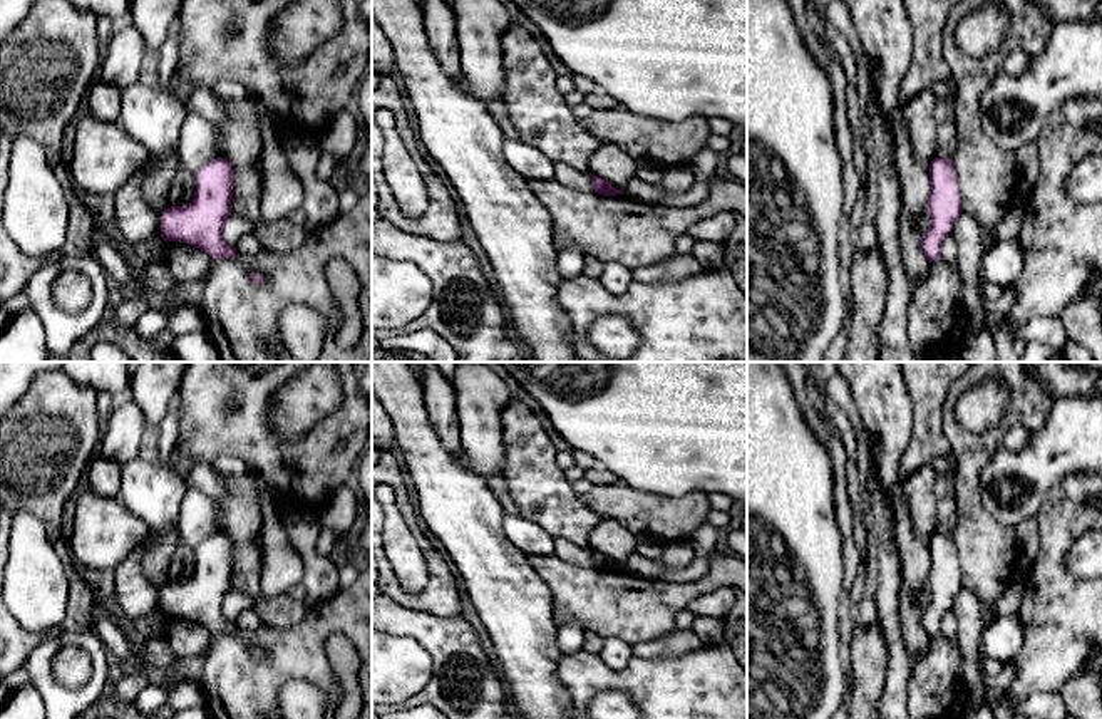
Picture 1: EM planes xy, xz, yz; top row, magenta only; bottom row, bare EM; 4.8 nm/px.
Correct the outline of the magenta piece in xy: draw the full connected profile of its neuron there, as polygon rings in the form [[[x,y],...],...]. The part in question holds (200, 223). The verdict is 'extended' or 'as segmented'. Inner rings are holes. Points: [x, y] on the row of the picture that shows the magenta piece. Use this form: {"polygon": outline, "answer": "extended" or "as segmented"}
{"polygon": [[[218,156],[204,164],[196,176],[191,203],[171,206],[161,216],[161,238],[188,243],[204,251],[211,260],[234,258],[236,248],[223,241],[223,225],[231,215],[233,168]]], "answer": "as segmented"}

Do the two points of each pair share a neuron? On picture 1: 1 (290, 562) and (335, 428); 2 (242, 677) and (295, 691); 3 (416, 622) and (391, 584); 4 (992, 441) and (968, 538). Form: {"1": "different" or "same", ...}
{"1": "different", "2": "different", "3": "different", "4": "same"}

